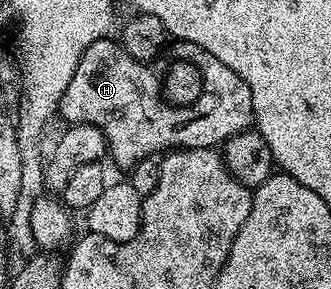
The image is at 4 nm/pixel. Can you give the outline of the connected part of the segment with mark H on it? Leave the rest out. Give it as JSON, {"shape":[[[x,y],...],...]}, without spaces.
{"shape":[[[105,36],[96,40],[96,44],[88,44],[88,48],[80,56],[76,64],[76,72],[72,72],[72,80],[68,80],[68,88],[64,92],[58,114],[63,118],[63,123],[77,124],[83,122],[89,126],[100,128],[100,132],[106,138],[106,149],[109,161],[114,161],[122,169],[128,172],[140,160],[154,158],[163,152],[172,150],[208,150],[221,147],[232,136],[251,129],[254,126],[254,109],[252,108],[252,92],[228,64],[220,64],[216,56],[204,52],[191,42],[175,41],[173,57],[178,60],[194,62],[202,77],[202,94],[192,105],[185,107],[171,106],[162,97],[162,83],[160,74],[153,69],[153,65],[136,60],[128,56],[128,52],[122,47],[121,41]]]}

